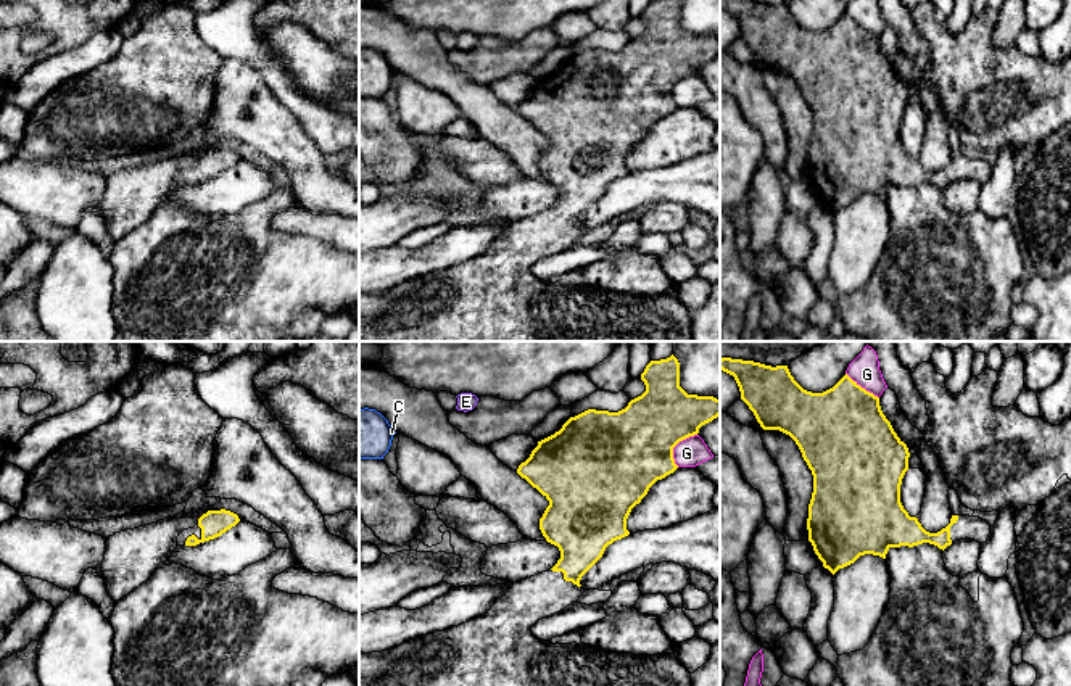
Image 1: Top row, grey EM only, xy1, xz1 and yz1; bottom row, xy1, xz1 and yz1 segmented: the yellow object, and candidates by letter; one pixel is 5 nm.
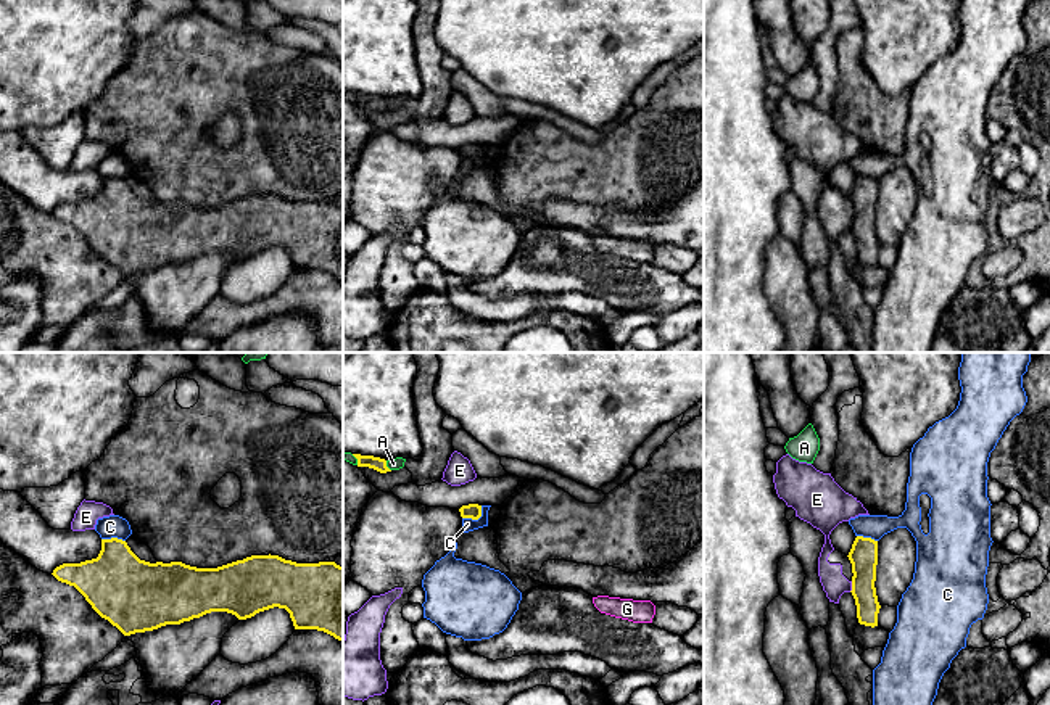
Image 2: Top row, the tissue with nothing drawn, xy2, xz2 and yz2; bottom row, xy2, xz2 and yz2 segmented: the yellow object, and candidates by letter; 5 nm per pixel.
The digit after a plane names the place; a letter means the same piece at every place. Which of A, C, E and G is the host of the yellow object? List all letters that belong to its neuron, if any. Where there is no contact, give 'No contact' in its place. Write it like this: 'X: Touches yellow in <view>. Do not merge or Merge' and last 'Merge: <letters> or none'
A: Touches yellow in xz2. Do not merge
C: Touches yellow in xz2. Do not merge
E: Touches yellow in yz2. Do not merge
G: Touches yellow in xz1. Do not merge
Merge: none

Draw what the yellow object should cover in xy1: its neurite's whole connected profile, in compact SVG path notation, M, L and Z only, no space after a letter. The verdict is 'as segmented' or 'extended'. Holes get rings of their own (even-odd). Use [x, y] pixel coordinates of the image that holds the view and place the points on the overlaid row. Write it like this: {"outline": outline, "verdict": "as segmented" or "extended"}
{"outline": "M208 510L198 519L198 523L193 528L179 533L177 546L196 546L214 539L235 527L238 522L238 515L230 510Z", "verdict": "extended"}

